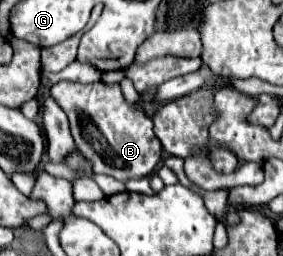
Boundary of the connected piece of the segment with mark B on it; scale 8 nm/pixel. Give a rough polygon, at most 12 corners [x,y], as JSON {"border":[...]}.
{"border":[[59,81],[93,173],[119,181],[153,173],[153,121],[119,85]]}

